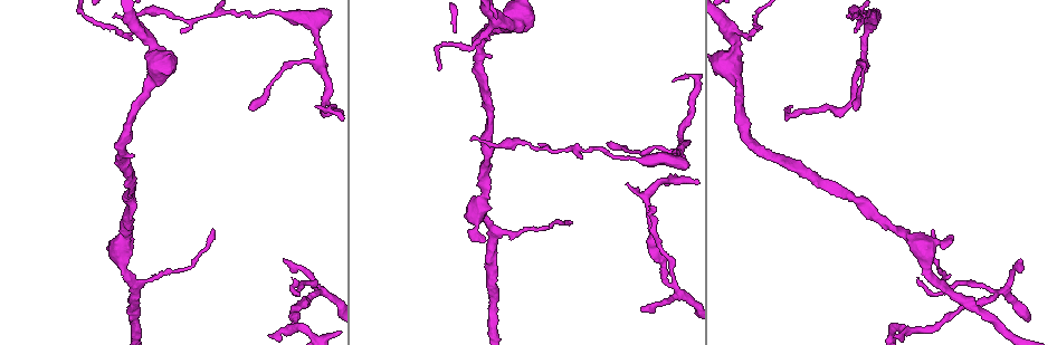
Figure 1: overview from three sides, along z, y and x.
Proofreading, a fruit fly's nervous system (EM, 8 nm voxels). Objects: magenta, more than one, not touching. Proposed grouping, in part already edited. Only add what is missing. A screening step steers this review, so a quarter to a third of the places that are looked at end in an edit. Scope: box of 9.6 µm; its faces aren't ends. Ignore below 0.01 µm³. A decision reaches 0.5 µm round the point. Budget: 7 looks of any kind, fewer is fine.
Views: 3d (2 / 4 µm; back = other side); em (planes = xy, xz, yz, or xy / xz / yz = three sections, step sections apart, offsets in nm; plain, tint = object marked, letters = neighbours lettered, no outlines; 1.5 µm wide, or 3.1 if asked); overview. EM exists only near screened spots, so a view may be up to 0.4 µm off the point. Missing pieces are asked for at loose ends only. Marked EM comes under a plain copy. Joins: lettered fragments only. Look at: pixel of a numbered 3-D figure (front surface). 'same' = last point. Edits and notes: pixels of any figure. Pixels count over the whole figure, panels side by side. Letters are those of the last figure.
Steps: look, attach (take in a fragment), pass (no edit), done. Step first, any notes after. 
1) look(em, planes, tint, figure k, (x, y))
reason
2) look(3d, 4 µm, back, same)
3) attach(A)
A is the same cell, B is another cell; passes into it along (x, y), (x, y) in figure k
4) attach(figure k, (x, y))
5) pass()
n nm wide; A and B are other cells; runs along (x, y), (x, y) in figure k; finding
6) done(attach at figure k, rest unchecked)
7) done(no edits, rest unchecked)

look(em, planes, letters, figure 1, (571, 221))
long arm stops here

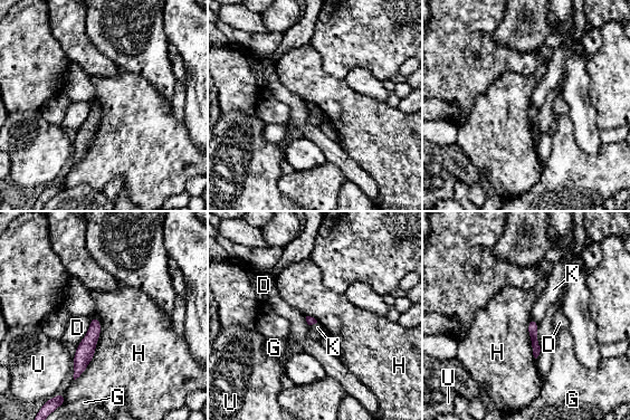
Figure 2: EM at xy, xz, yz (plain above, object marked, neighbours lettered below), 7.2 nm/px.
pass()
D, G, H, K and U are other cells; runs along (94, 320), (94, 332), (76, 374) in figure 2; no lettered fragment goes on from it

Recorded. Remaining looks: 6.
look(3d, 4 µm, figure 1, (293, 279))
tapers out

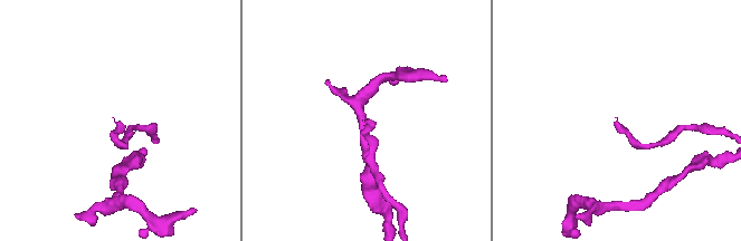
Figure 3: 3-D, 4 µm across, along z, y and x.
look(em, yz, step 4, letters, figure 3, (367, 120))
now the EM

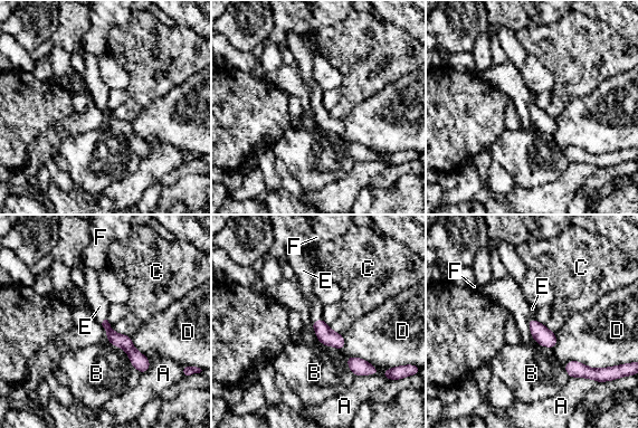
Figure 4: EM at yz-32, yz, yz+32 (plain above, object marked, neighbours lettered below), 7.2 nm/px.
attach(figure 4, (316, 307))
100 nm wide; E is the same cell, A, B, C, D and F are other cells; passes into it along (325, 335), (317, 319), (316, 307) in figure 4; it goes on there

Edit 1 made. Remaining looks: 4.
look(3d, 4 µm, figure 1, (284, 258))

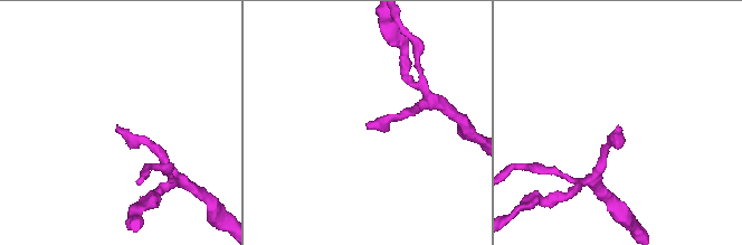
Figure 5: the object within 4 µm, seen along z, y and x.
look(em, planes, letters, figure 5, (616, 127))

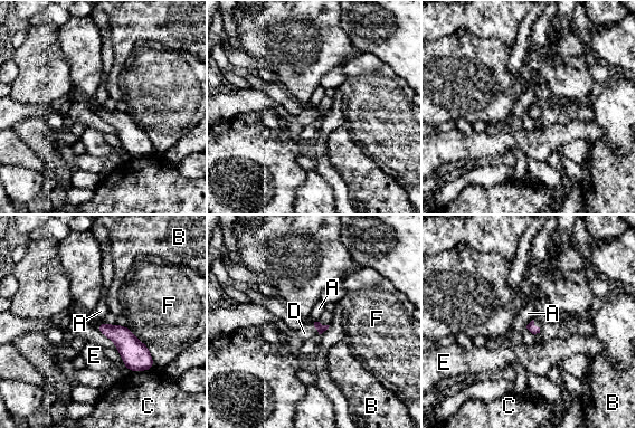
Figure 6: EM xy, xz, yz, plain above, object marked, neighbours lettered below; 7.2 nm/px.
attach(figure 6, (307, 330))
D is the same cell, A, B, C, E and F are other cells; passes into it along (318, 325), (315, 327), (307, 330) in figure 6; it goes on there

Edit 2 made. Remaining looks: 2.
done(attach at figure 4, attach at figure 6, rest unchecked)

